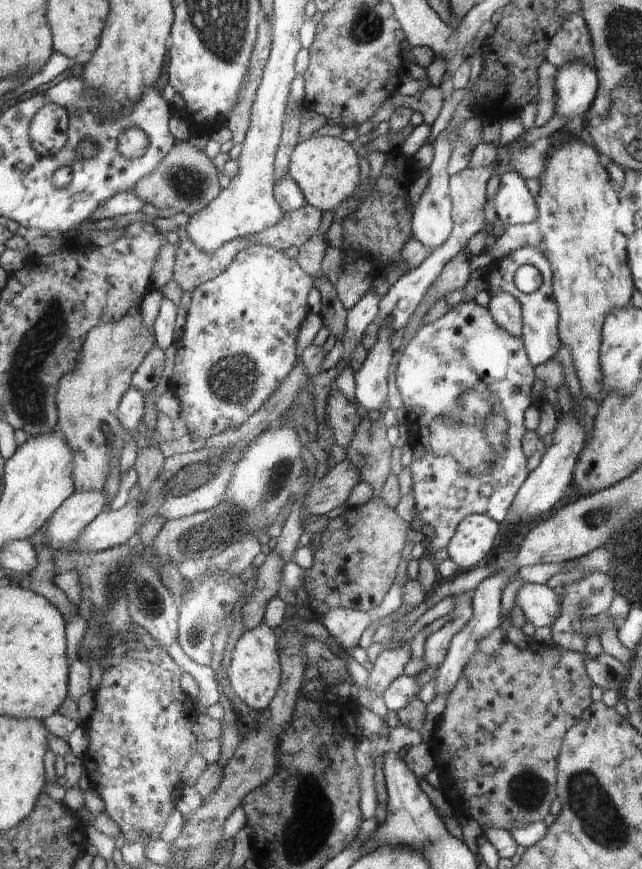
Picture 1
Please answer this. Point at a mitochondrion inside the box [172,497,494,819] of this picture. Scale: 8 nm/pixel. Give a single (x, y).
(195, 634)

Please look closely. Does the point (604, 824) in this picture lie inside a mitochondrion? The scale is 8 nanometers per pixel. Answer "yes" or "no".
yes

